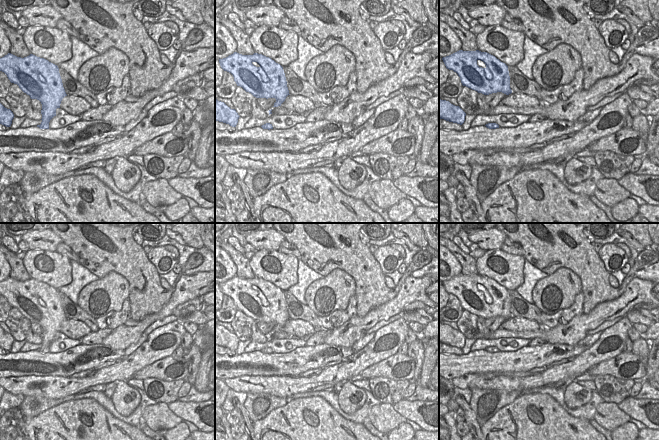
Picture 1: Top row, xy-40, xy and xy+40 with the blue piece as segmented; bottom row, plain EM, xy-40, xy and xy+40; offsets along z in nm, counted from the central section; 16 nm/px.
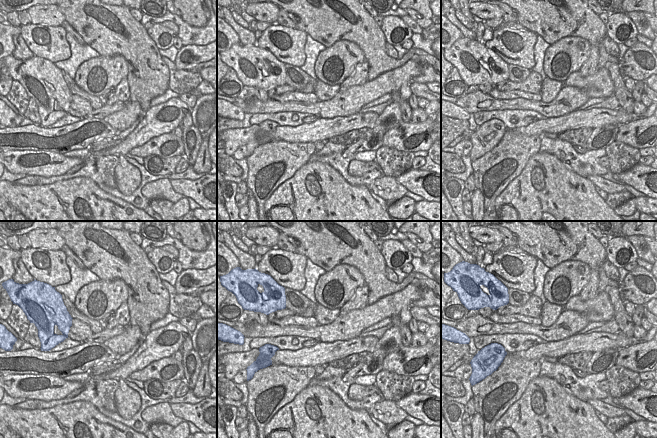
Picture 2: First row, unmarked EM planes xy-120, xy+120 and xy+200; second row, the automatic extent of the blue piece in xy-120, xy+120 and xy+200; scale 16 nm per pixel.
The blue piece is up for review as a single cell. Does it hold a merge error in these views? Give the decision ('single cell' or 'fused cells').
single cell

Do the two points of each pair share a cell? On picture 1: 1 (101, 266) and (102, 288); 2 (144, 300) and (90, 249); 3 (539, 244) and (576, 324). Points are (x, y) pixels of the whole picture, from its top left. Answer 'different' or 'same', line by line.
1: different
2: same
3: different

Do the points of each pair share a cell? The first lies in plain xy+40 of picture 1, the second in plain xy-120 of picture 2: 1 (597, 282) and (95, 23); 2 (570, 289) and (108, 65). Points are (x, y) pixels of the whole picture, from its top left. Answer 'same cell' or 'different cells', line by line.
1: same cell
2: same cell

